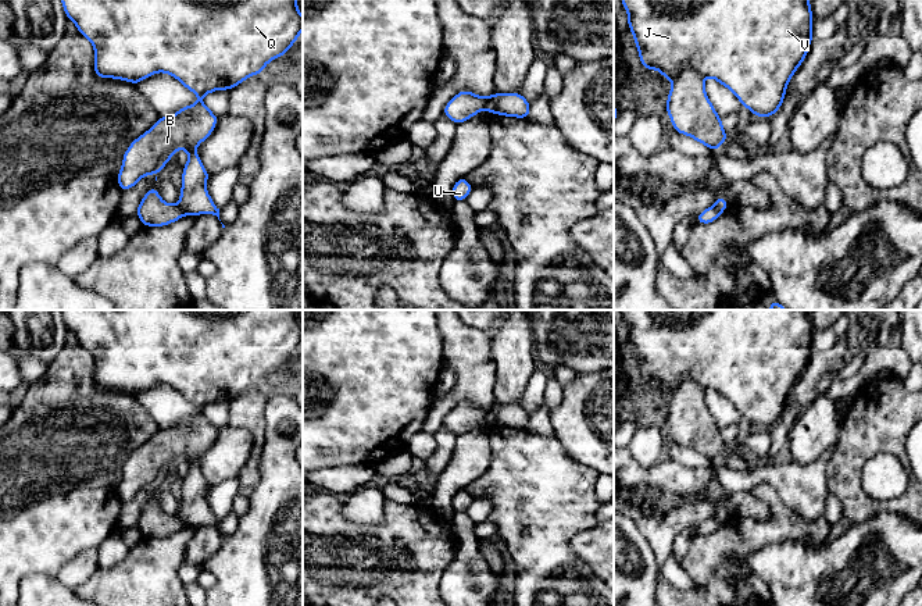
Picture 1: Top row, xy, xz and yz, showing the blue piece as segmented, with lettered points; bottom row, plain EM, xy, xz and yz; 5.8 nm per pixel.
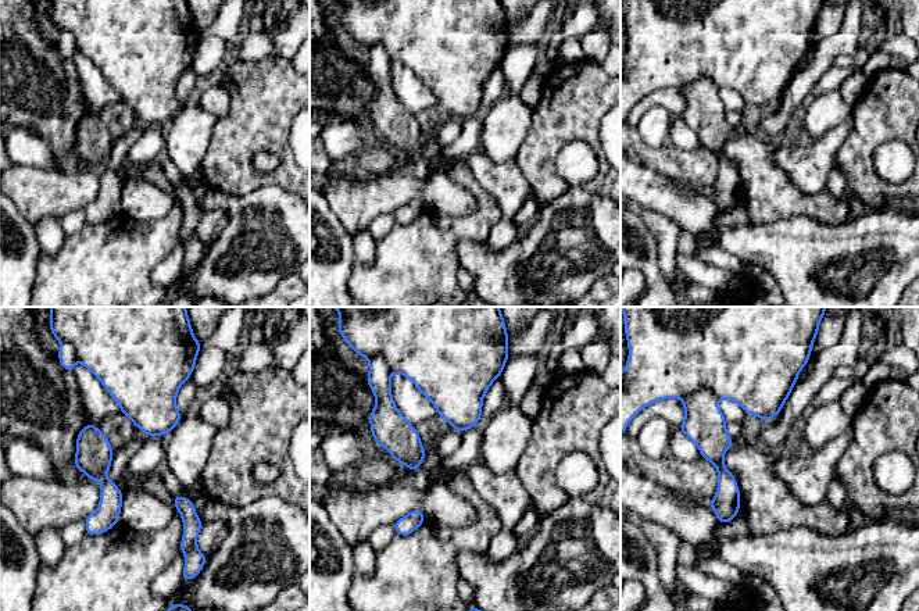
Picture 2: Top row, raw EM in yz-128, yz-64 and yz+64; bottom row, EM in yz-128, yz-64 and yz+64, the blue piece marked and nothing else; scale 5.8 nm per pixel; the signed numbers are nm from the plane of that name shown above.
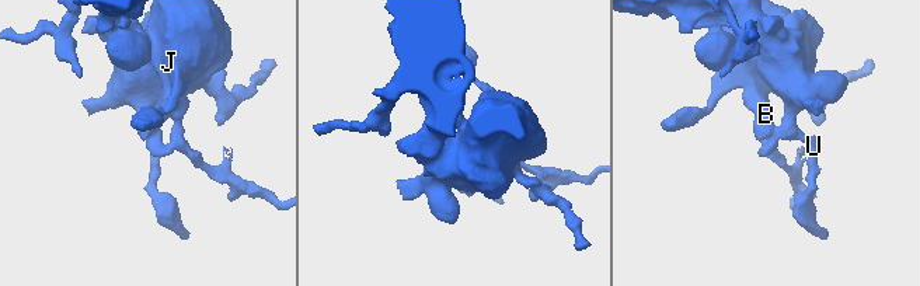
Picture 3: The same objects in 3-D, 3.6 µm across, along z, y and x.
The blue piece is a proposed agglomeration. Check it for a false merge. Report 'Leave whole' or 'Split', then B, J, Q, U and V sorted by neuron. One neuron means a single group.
Split. Groups: B / J Q U V

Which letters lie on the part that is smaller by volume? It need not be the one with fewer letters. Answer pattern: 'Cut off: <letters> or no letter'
Cut off: B

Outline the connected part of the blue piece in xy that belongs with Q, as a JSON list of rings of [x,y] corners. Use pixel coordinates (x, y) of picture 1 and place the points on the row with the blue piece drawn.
[[[61,0],[61,3],[68,19],[76,25],[83,38],[92,42],[94,47],[94,72],[99,78],[115,78],[137,85],[142,79],[157,72],[167,72],[199,99],[219,89],[230,90],[249,76],[262,74],[269,61],[286,54],[303,31],[303,15],[297,7],[297,0]]]

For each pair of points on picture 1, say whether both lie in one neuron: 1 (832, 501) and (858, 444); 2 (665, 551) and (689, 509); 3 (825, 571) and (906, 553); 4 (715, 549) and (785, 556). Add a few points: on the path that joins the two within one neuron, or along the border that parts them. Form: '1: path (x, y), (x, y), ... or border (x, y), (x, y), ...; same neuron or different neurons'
1: border (829, 491), (837, 499), (843, 516); different neurons
2: path (665, 541), (665, 533), (679, 519); same neuron
3: path (844, 571), (867, 571), (886, 556); same neuron
4: border (782, 541), (765, 544), (738, 562); different neurons

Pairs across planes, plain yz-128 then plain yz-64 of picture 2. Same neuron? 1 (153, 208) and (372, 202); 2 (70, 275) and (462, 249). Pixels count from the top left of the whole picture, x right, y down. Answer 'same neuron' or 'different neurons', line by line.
1: same neuron
2: different neurons

